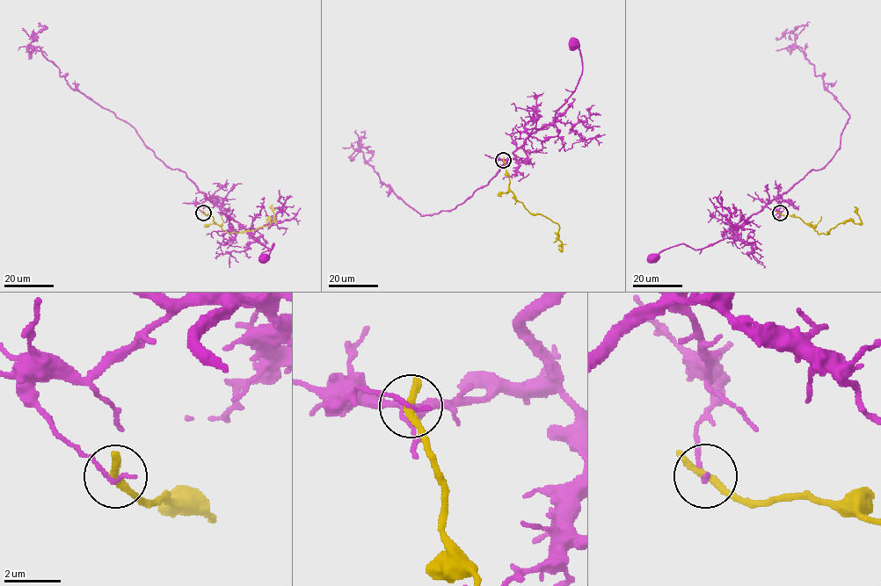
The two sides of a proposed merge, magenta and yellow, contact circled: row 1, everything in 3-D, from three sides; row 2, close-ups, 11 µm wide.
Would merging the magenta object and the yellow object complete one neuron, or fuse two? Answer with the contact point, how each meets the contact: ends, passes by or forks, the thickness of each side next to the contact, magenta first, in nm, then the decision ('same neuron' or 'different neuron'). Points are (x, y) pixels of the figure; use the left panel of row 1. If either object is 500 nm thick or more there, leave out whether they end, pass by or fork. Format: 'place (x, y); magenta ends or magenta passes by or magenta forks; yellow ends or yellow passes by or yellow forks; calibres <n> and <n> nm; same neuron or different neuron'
place (203, 213); magenta ends; yellow ends; calibres 160 and 340 nm; different neuron

